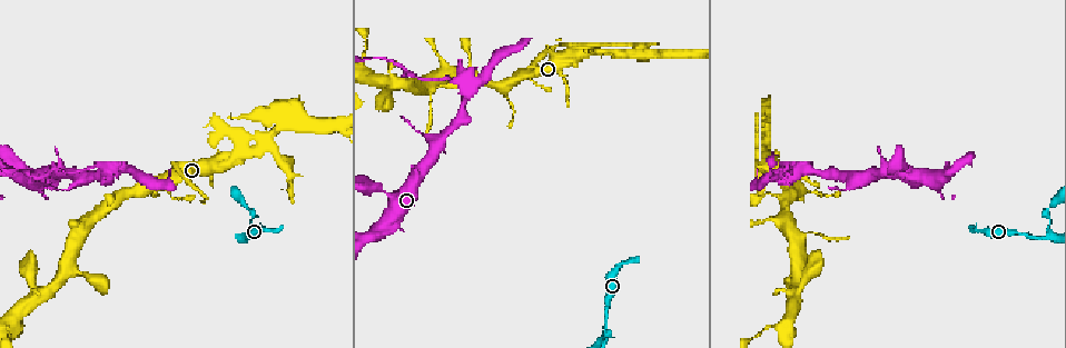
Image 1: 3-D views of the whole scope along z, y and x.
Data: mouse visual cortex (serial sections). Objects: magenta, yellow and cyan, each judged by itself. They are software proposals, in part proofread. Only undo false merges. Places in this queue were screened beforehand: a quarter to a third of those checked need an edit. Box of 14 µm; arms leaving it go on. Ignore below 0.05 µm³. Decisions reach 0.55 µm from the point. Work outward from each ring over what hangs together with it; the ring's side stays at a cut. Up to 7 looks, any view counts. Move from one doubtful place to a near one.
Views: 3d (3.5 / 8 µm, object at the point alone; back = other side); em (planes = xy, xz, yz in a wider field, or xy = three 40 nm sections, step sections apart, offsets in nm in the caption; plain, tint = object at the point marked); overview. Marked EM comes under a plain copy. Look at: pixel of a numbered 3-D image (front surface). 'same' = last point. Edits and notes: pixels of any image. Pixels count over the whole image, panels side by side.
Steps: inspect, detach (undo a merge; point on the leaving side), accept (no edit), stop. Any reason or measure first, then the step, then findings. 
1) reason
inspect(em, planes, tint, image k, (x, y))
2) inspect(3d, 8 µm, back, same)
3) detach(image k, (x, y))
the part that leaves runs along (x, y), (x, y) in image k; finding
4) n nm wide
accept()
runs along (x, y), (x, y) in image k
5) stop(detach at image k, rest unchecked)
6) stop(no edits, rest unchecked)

arms part here
inspect(3d, 3.5 µm, image 1, (801, 168))

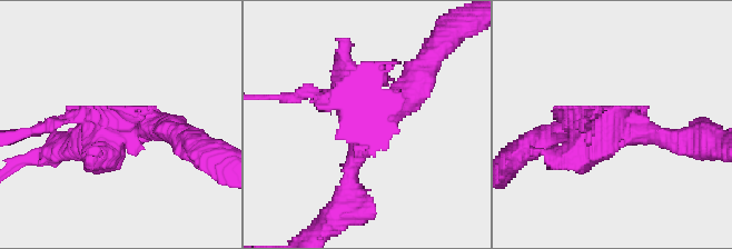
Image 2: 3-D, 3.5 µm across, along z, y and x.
inspect(em, xy, step 1, tint, image 2, (613, 124))

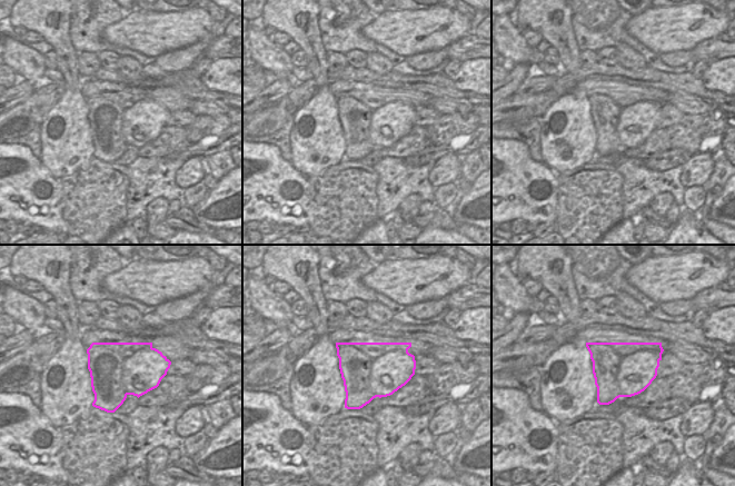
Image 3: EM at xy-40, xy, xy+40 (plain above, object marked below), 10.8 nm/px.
detach(image 2, (42, 126))
a second cell is stuck on

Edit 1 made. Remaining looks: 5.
inspect(overview)

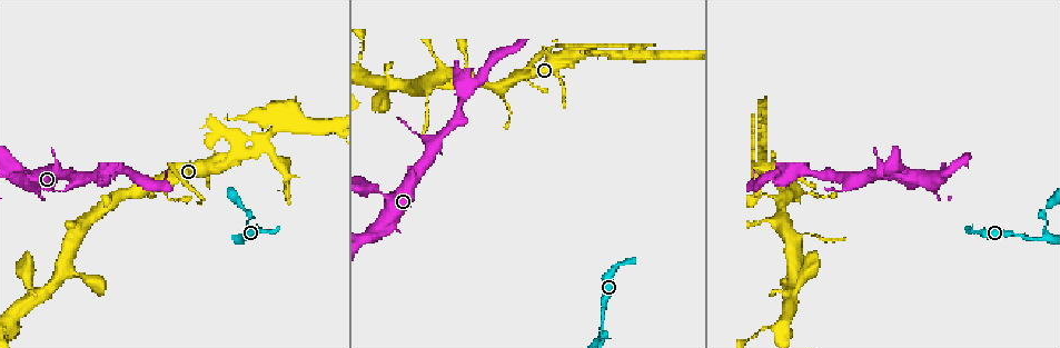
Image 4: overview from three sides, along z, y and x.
a narrow waist
inspect(3d, 3.5 µm, image 4, (764, 125))

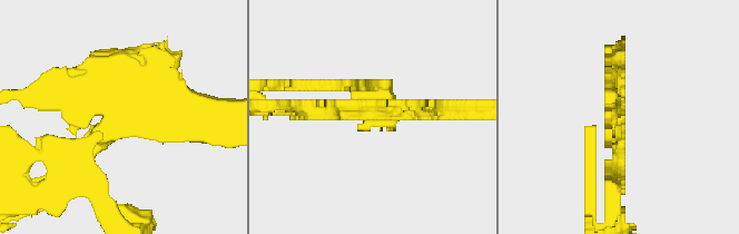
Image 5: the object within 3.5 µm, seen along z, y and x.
need the tissue
inspect(em, xy, step 5, tint, image 5, (110, 115))

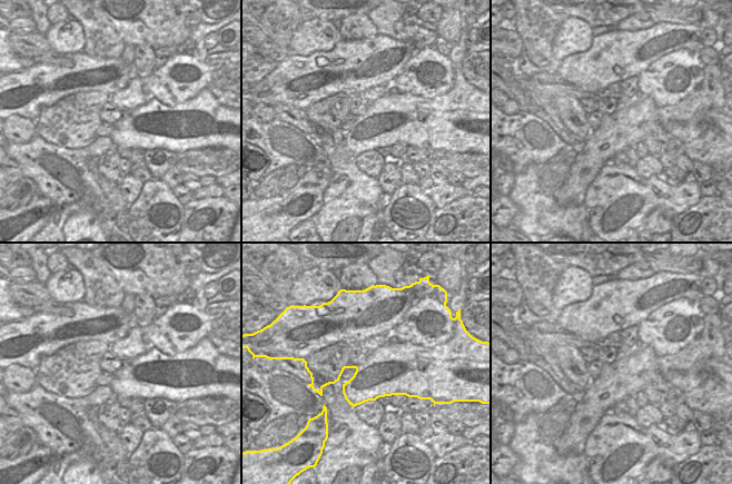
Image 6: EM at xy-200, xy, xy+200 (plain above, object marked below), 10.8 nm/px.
800 nm wide
detach(image 5, (78, 100))
the part that leaves runs along (104, 134), (127, 127), (206, 127) in image 5; a second cell is stuck on

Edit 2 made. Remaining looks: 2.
inspect(3d, 3.5 µm, image 4, (600, 333))

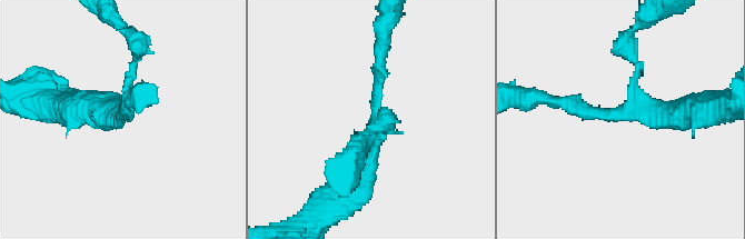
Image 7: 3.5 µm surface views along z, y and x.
3 arms; arms of 100, 150, 300 nm
inspect(em, xy, step 5, tint, image 7, (630, 107))

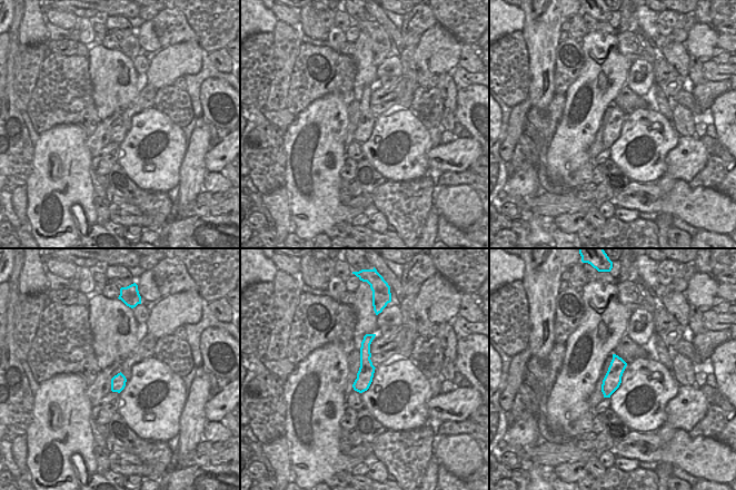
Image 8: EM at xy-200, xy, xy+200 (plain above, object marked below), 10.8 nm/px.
accept()
runs along (370, 336), (359, 389) in image 8; all the same cell

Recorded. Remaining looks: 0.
stop(detach at image 2, detach at image 5, rest unchecked)

